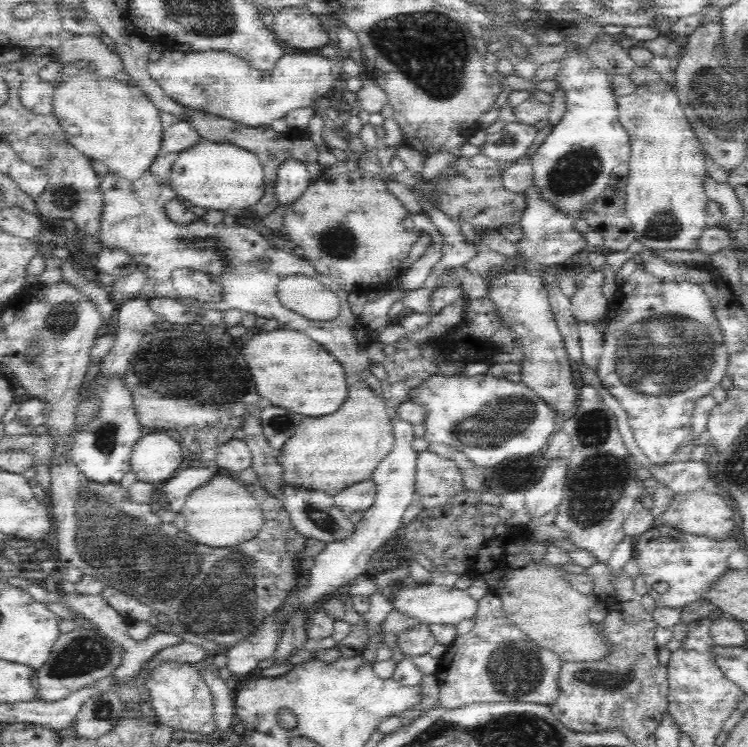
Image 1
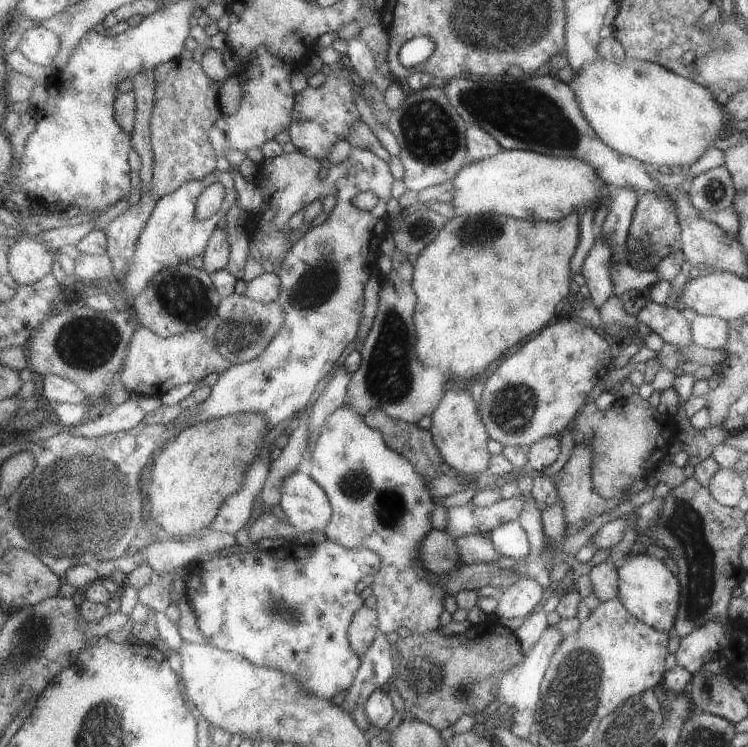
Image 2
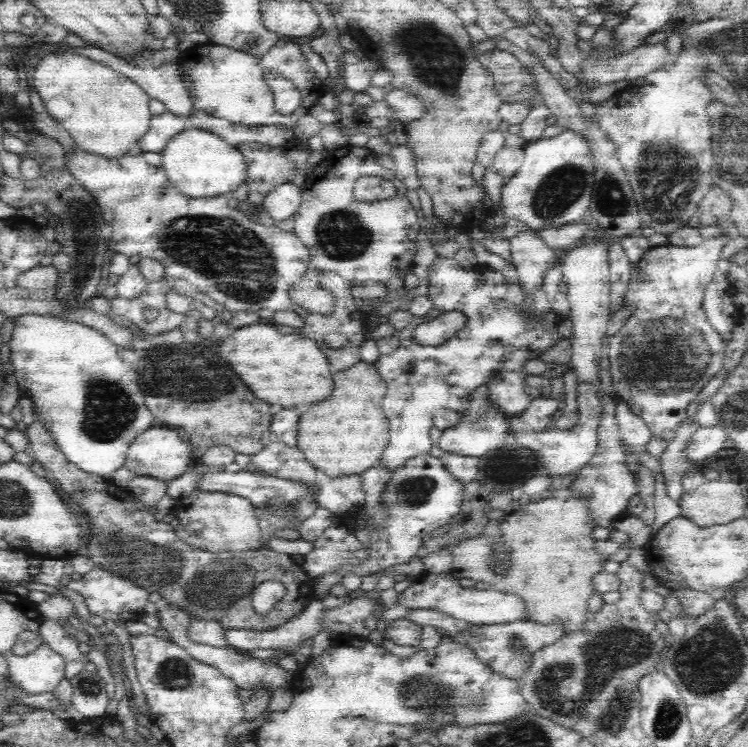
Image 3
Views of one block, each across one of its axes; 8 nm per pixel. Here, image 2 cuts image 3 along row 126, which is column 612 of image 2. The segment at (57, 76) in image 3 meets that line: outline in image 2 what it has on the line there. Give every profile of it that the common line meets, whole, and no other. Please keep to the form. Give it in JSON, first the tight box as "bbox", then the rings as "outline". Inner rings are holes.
{"bbox":[567,56,731,172],"outline":[[[597,56],[593,60],[583,62],[573,72],[573,78],[567,86],[569,90],[573,90],[577,106],[581,108],[585,122],[589,122],[589,128],[599,142],[603,142],[613,152],[633,158],[641,164],[649,164],[655,170],[661,166],[673,168],[675,172],[679,172],[679,168],[683,166],[691,168],[709,148],[713,148],[713,140],[723,138],[727,126],[731,124],[731,120],[727,120],[721,110],[723,106],[717,104],[717,96],[655,62],[625,60],[621,64],[613,64]]]}

